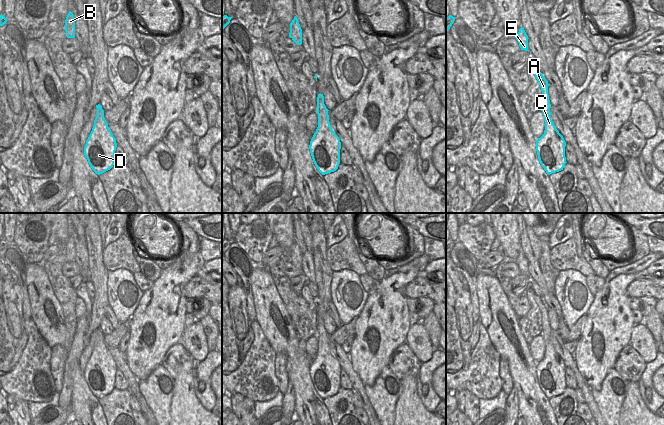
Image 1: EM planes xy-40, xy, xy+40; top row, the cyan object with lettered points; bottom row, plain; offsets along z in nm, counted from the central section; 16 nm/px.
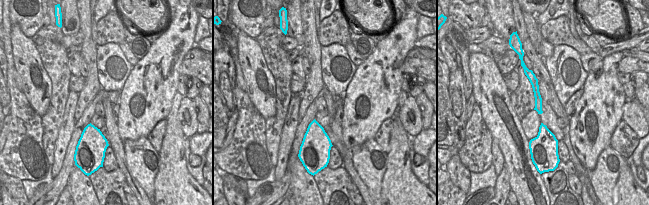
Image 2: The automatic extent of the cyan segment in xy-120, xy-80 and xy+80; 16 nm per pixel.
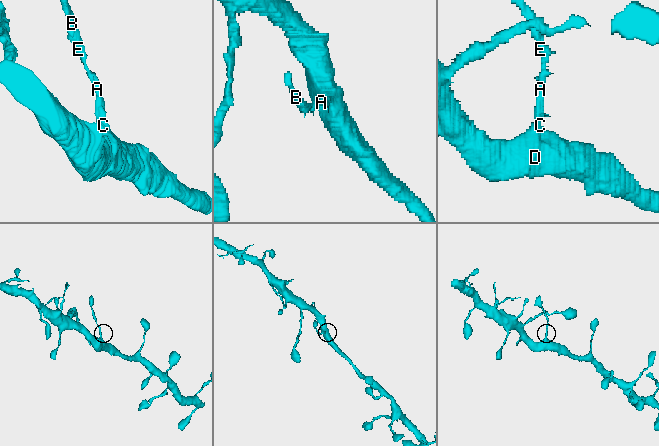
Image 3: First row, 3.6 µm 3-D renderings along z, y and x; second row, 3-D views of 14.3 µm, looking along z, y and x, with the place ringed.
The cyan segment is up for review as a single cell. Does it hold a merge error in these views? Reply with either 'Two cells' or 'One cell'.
One cell

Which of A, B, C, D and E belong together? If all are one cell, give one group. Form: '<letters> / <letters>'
A B C D E

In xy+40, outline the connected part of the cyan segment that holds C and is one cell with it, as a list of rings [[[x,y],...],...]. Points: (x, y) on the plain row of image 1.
[[[534,295],[534,299],[542,315],[542,336],[545,342],[544,358],[536,365],[536,375],[539,386],[548,399],[563,394],[566,386],[563,360],[556,353],[551,344],[551,328],[548,319],[548,305],[541,296]]]

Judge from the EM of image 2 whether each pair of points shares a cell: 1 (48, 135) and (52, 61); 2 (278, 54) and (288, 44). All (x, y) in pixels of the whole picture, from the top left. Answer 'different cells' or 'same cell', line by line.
1: same cell
2: different cells

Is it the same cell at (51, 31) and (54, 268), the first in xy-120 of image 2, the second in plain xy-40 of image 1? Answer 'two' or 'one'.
one

